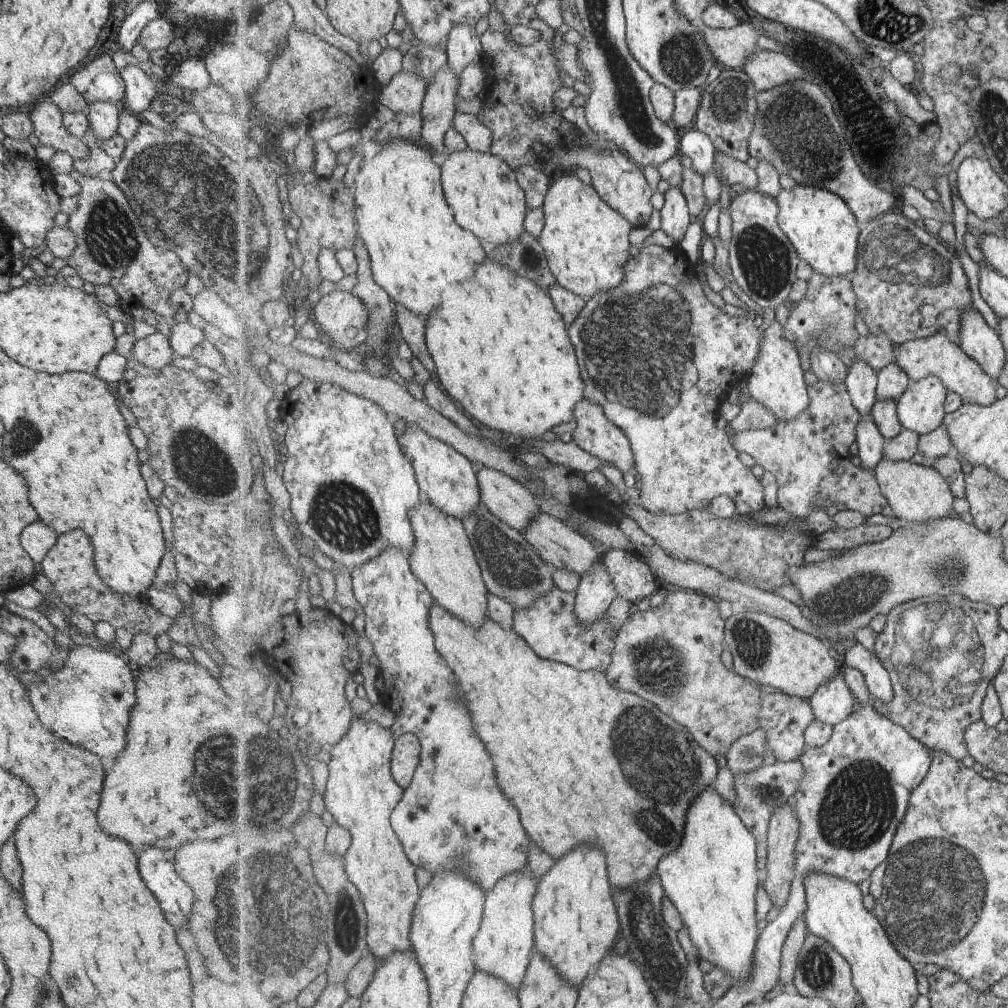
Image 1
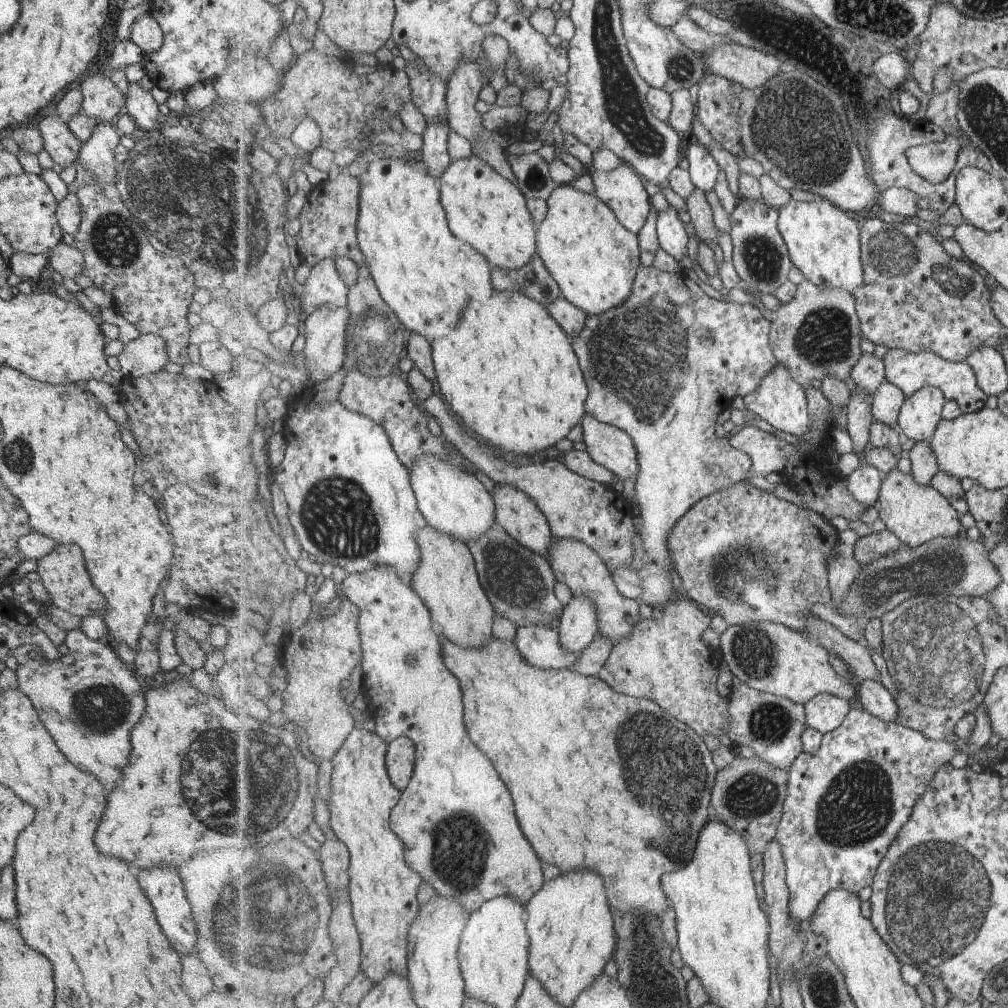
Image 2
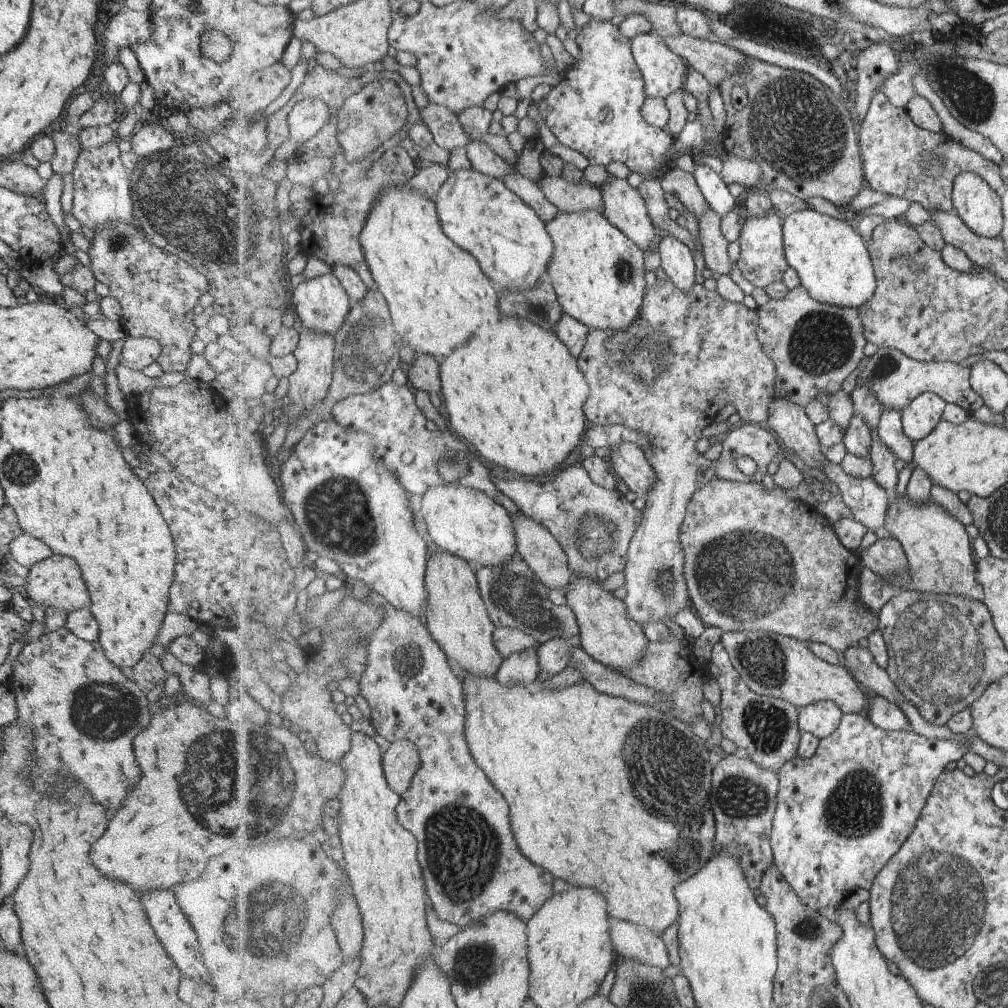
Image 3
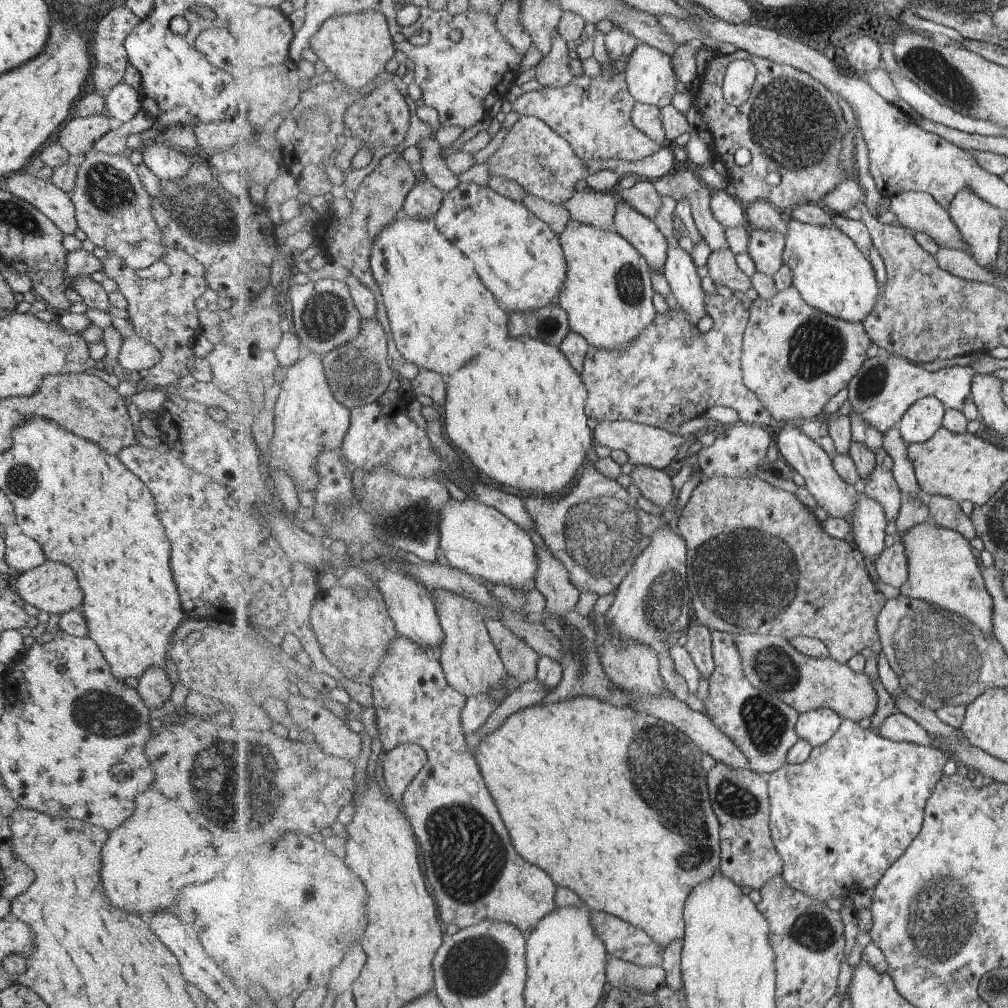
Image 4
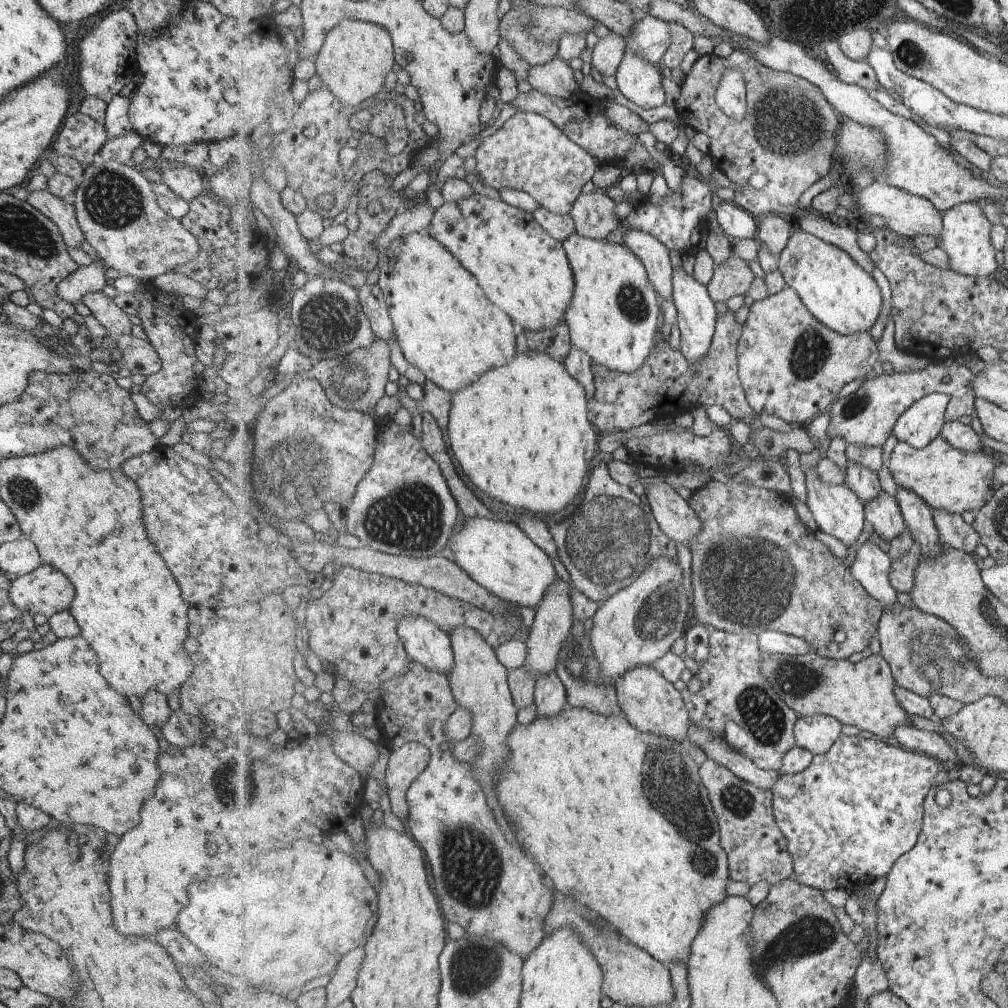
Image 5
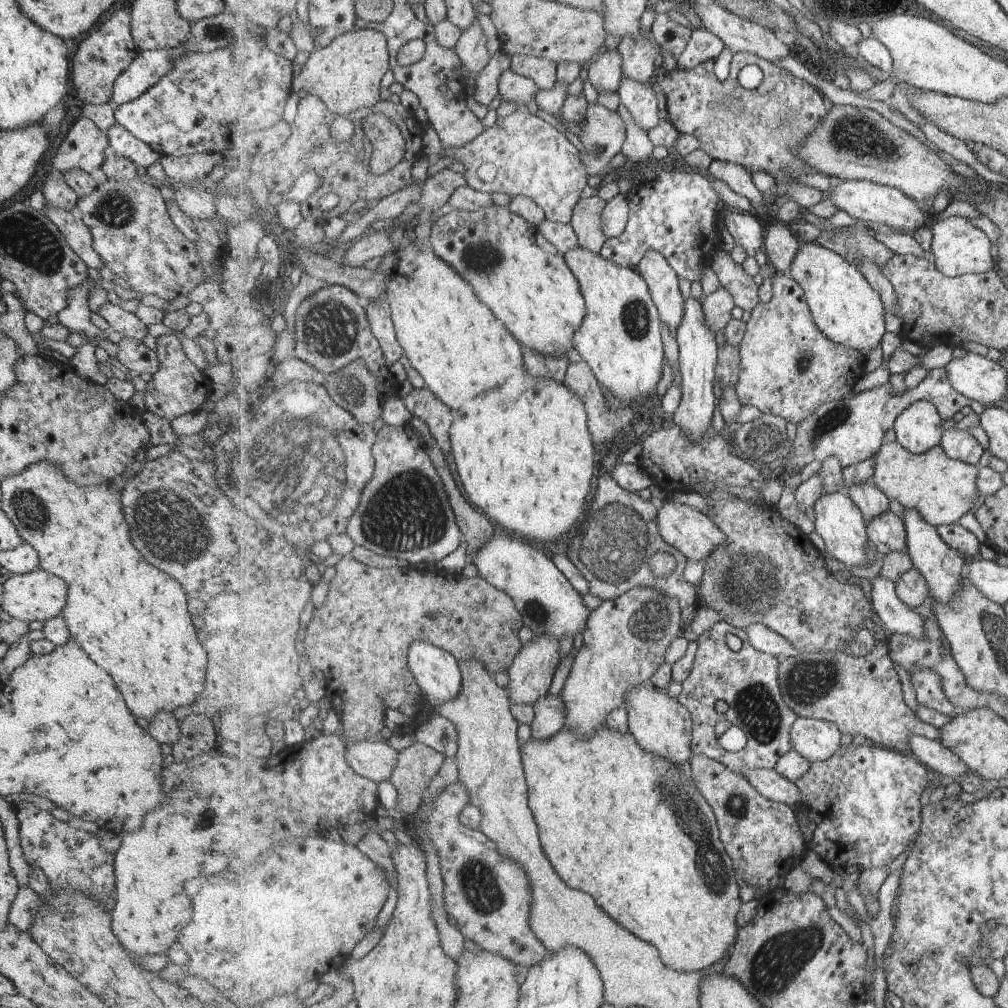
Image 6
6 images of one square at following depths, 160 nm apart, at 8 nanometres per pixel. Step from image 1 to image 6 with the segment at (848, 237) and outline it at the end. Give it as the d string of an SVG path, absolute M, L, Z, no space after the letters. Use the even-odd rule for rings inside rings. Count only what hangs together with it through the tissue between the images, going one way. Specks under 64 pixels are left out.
M802 241L789 275L803 288L819 328L836 343L868 352L885 336L884 300L868 277L844 256L816 241Z

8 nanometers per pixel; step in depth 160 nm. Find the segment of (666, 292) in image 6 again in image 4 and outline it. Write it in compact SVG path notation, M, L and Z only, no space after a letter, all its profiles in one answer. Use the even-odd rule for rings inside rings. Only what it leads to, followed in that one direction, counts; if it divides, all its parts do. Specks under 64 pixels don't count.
M616 192L615 196L619 202L615 214L616 232L637 248L653 271L657 271L657 274L663 273L669 252L667 238L651 218L627 204Z

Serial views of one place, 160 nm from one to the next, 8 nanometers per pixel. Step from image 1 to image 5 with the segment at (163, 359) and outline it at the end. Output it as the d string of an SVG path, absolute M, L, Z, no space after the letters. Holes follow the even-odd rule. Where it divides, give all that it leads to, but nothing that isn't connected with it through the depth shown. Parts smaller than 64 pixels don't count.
M130 333L115 338L117 350L121 353L120 366L130 375L149 376L160 368L160 358L147 340L132 336Z

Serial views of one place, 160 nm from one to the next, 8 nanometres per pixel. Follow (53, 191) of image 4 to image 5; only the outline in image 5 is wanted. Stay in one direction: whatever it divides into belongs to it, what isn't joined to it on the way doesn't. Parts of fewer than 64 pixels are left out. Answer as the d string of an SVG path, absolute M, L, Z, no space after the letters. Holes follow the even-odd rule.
M46 188L27 191L26 201L55 224L67 247L78 247L84 240L76 221L73 204L65 203L62 199L53 196Z

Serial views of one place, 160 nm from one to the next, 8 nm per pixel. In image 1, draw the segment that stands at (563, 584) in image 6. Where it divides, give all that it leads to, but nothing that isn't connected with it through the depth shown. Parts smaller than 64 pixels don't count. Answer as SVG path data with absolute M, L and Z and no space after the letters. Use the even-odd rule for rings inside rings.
M409 422L407 424L408 430L405 429L398 440L404 453L416 468L416 475L423 496L427 496L427 500L447 514L464 520L465 516L471 515L482 501L478 472L473 470L471 461L454 446L433 436L420 424Z

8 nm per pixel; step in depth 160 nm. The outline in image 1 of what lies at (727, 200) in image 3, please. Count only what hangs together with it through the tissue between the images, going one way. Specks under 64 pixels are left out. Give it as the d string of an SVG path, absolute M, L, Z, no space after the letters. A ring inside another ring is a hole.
M695 125L689 126L680 137L681 153L692 161L692 167L703 176L718 166L717 150L710 136L701 132Z

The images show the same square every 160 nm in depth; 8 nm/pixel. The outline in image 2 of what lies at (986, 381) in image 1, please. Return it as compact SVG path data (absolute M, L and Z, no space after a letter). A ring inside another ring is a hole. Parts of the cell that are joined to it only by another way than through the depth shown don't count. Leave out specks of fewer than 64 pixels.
M899 347L888 349L884 359L886 380L899 386L907 397L922 388L934 386L944 392L947 400L957 401L963 413L976 413L987 406L989 395L980 387L976 372L966 360L953 362L929 349L914 353Z

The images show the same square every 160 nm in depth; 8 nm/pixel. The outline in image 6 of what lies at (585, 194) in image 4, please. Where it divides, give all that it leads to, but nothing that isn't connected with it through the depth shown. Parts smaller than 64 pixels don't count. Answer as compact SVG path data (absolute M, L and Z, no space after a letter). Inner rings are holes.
M596 194L577 203L572 225L579 239L579 246L599 254L607 240L602 225L603 211L607 201Z

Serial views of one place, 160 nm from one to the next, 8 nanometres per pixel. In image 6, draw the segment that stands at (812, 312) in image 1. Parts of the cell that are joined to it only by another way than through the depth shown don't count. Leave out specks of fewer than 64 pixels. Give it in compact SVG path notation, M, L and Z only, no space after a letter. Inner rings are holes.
M777 272L773 282L774 297L766 303L761 301L747 321L736 391L743 406L757 407L798 426L824 404L852 393L855 380L866 374L867 352L827 337L813 318L804 288L789 274Z

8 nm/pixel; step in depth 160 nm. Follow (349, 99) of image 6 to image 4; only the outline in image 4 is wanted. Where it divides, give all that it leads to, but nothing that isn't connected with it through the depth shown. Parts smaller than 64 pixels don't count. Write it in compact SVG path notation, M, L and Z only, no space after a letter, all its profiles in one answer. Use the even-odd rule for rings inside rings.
M370 10L327 20L311 39L310 50L336 79L349 88L360 90L385 71L387 62L395 56L396 46L388 17L382 11Z

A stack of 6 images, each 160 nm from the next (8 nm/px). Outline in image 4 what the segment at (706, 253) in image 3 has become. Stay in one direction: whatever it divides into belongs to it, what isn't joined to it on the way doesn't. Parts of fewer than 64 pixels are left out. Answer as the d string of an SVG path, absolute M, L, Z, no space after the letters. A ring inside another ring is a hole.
M729 249L712 251L708 258L709 275L714 284L725 286L731 291L753 288L752 278L747 278L737 266L735 254Z

